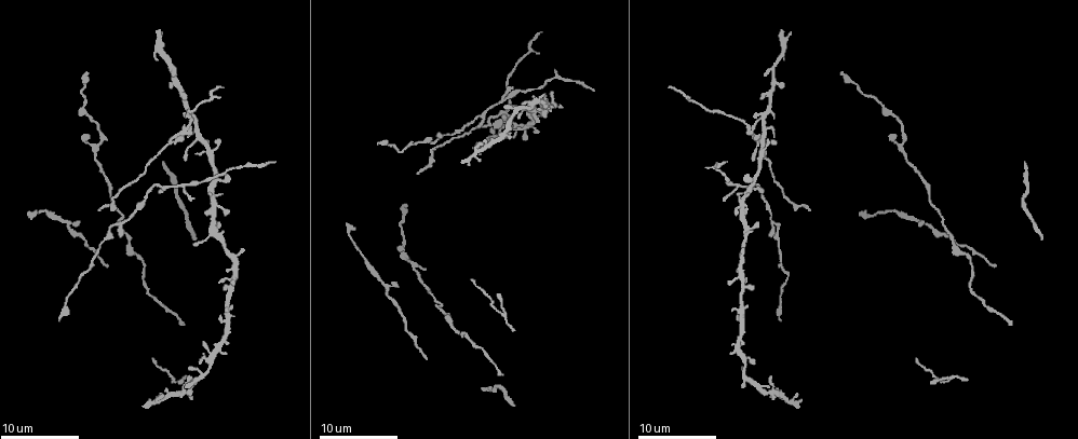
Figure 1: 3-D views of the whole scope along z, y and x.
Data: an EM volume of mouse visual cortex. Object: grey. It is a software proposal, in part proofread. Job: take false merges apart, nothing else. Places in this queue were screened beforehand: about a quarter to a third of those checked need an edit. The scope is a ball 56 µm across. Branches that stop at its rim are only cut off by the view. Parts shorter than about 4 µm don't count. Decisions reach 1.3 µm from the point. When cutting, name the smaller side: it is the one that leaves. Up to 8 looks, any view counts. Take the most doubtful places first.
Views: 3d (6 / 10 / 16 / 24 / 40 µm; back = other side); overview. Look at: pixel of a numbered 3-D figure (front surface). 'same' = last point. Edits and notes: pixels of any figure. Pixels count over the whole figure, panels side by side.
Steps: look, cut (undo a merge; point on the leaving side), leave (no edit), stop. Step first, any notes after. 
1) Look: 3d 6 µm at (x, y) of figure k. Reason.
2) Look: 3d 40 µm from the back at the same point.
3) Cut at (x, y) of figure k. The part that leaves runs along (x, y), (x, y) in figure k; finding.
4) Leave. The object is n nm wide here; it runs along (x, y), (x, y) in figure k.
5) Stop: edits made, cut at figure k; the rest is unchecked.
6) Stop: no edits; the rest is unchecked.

Look: 3d 10 µm at (747, 128) of figure 1. Branch point.

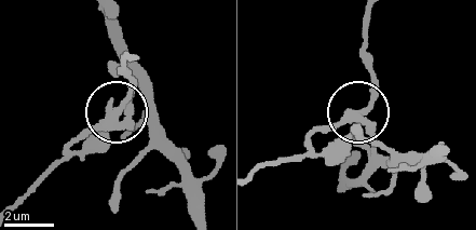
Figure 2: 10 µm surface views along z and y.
Look: 3d 6 µm at (113, 113) of figure 2.

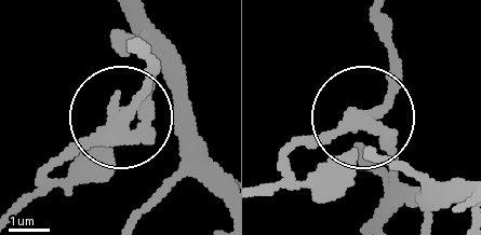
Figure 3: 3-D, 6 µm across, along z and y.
Cut at (112, 175) of figure 3. 3 arms meet here; the part that leaves runs along (137, 125), (109, 125), (68, 146), (24, 208) in figure 3; two neurons meet here.

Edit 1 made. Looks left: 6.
Look: 3d 16 µm at (213, 196) of figure 1.

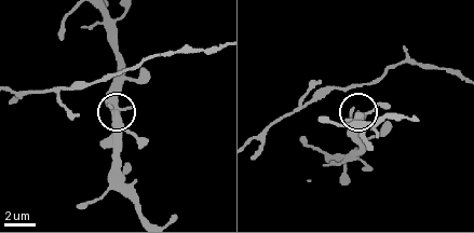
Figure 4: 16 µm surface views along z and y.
Leave. The object is 410 nm wide here; it runs along (95, 9), (118, 67), (114, 150) in figure 4; one neuron here.

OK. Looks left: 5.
Look: 3d 6 µm at (740, 304) of figure 1. Two arms at a narrow angle.

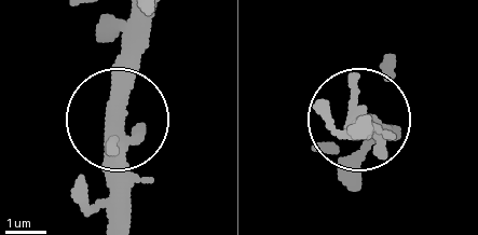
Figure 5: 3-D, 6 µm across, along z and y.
Leave. Continuous, no second neuron.

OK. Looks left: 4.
Look: 3d 16 µm at (554, 78) of figure 1. Thick turns thin.

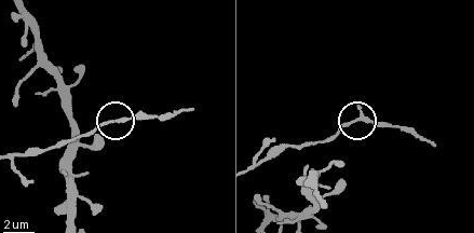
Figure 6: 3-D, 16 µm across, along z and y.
Look: 3d 6 µm at (359, 119) of figure 6.

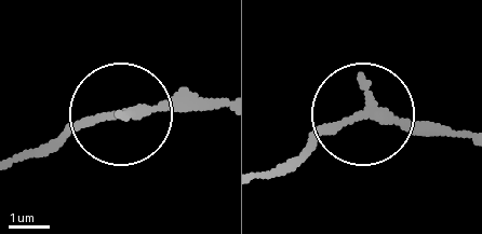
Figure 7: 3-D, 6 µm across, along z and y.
Cut at (181, 109) of figure 7. A second neuron is stuck on.

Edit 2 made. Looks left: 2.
Stop: edits made, cut at figure 3, cut at figure 7; the rest is unchecked.

